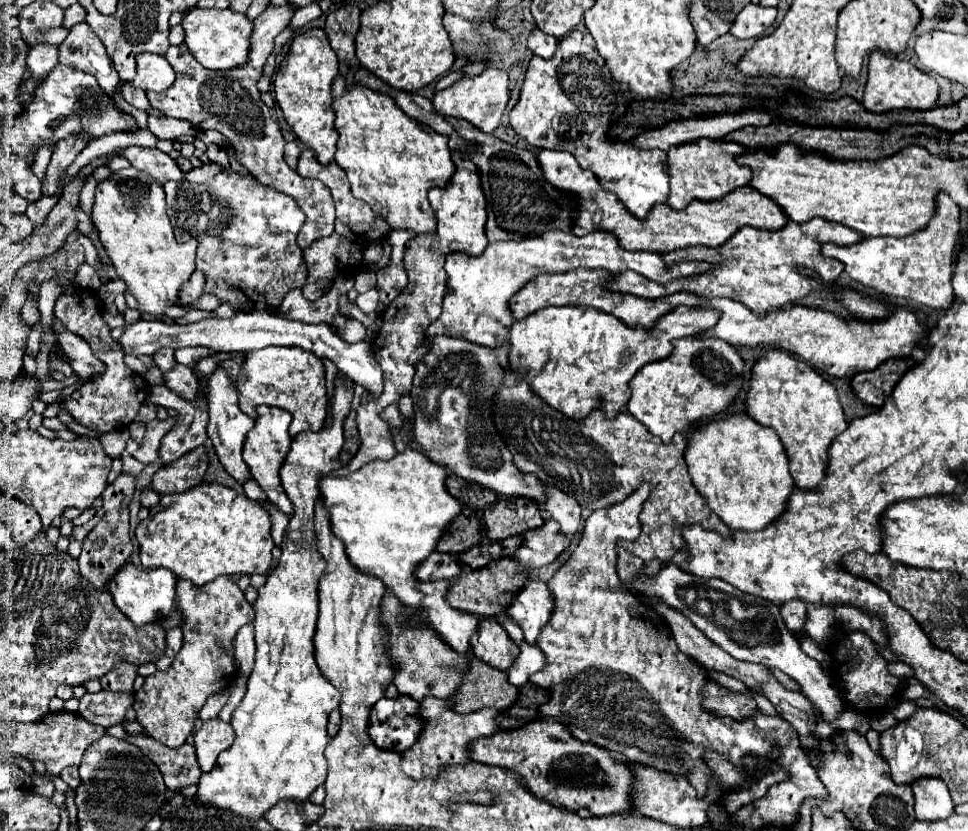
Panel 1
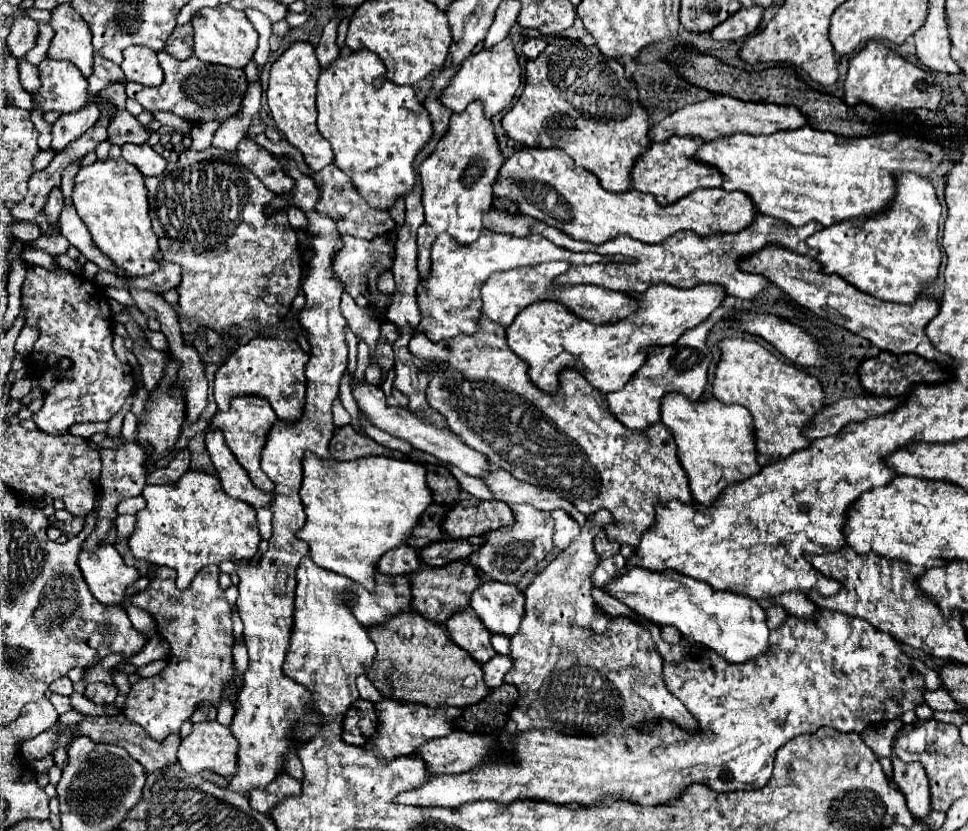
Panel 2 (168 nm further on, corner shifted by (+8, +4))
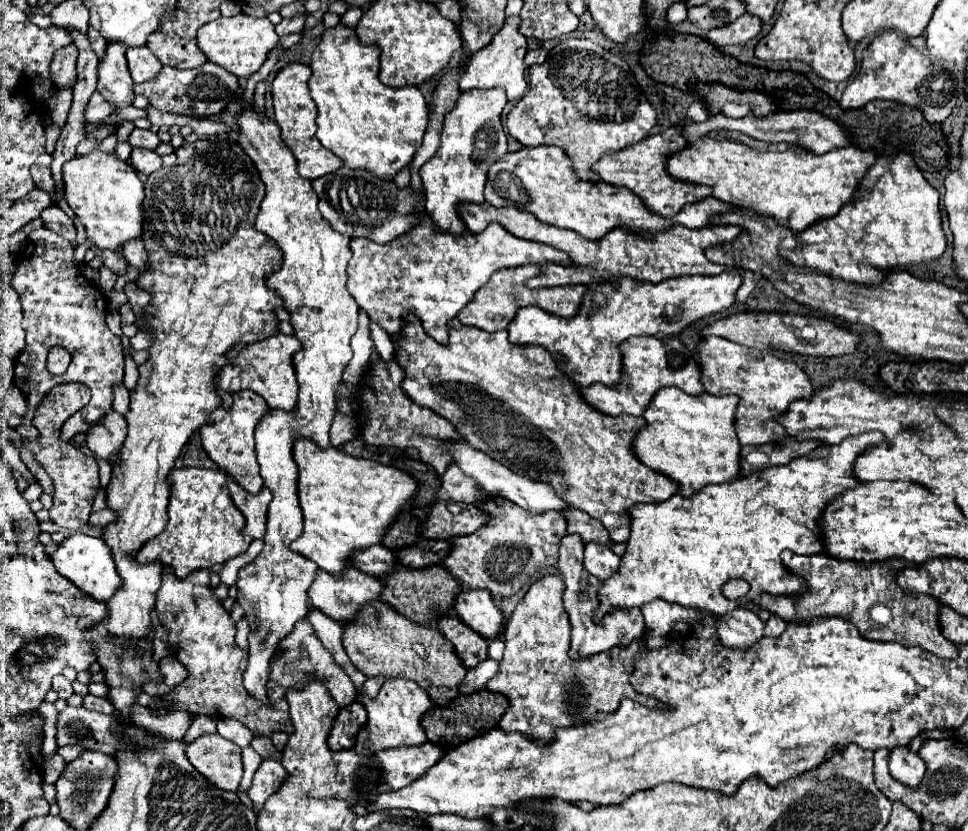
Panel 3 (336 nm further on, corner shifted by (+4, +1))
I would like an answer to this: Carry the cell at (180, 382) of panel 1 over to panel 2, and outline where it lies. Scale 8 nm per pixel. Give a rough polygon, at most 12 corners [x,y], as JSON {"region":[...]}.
{"region":[[134,343],[144,385],[150,391],[168,365],[166,351]]}

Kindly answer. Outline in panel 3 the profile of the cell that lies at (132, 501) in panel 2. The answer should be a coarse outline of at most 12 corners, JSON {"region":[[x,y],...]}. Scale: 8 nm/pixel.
{"region":[[110,508],[92,512],[88,524],[106,526],[116,520]]}

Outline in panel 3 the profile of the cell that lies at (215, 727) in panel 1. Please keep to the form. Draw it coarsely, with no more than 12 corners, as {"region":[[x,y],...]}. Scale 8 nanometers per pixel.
{"region":[[220,734],[188,744],[192,766],[220,790],[242,780],[240,746]]}

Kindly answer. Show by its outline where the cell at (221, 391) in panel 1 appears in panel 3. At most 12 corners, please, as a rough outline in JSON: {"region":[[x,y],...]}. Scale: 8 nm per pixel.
{"region":[[228,478],[232,502],[246,518],[242,532],[254,540],[266,534],[272,492],[248,494]]}

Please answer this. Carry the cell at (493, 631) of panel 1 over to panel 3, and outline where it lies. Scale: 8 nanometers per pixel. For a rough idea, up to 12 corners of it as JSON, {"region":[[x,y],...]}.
{"region":[[442,616],[438,630],[466,668],[486,660],[486,640],[460,618]]}

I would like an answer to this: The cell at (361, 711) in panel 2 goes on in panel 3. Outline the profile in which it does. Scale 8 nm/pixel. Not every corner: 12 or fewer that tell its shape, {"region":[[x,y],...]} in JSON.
{"region":[[360,702],[340,708],[328,736],[330,750],[354,746],[366,724]]}

